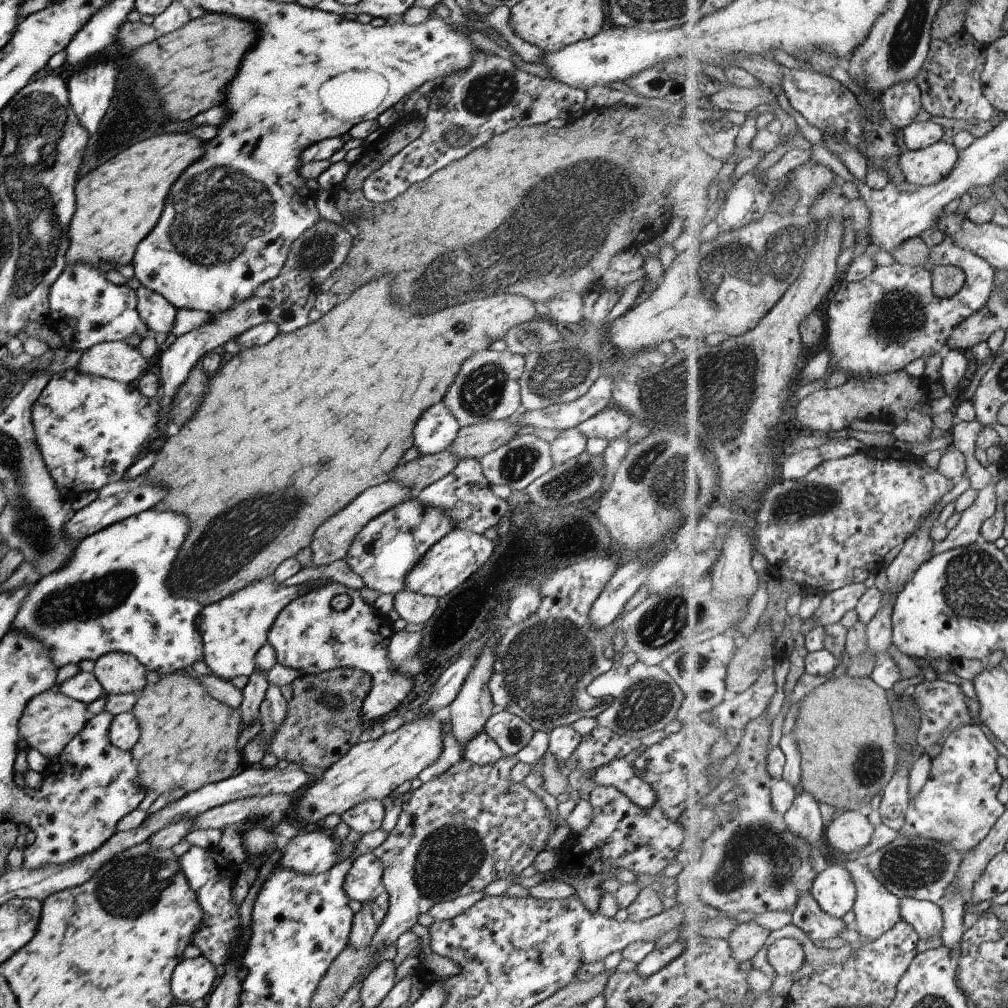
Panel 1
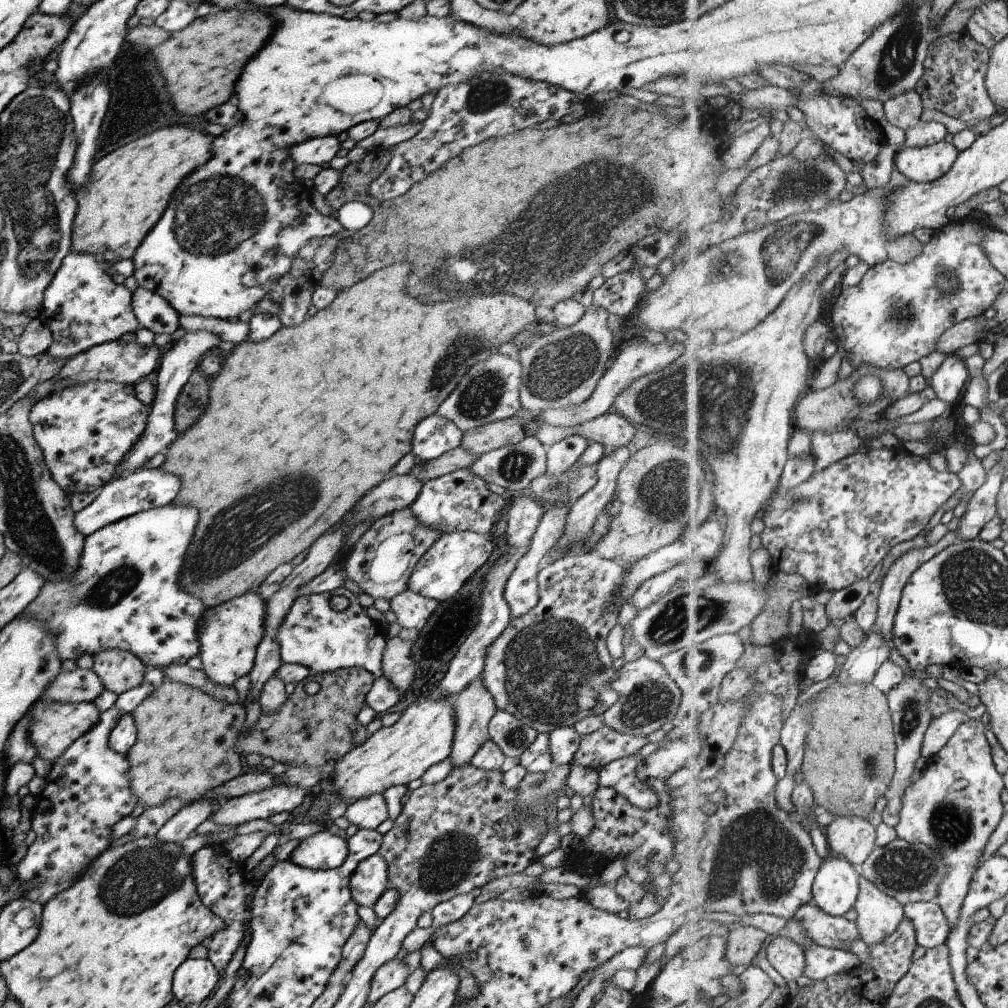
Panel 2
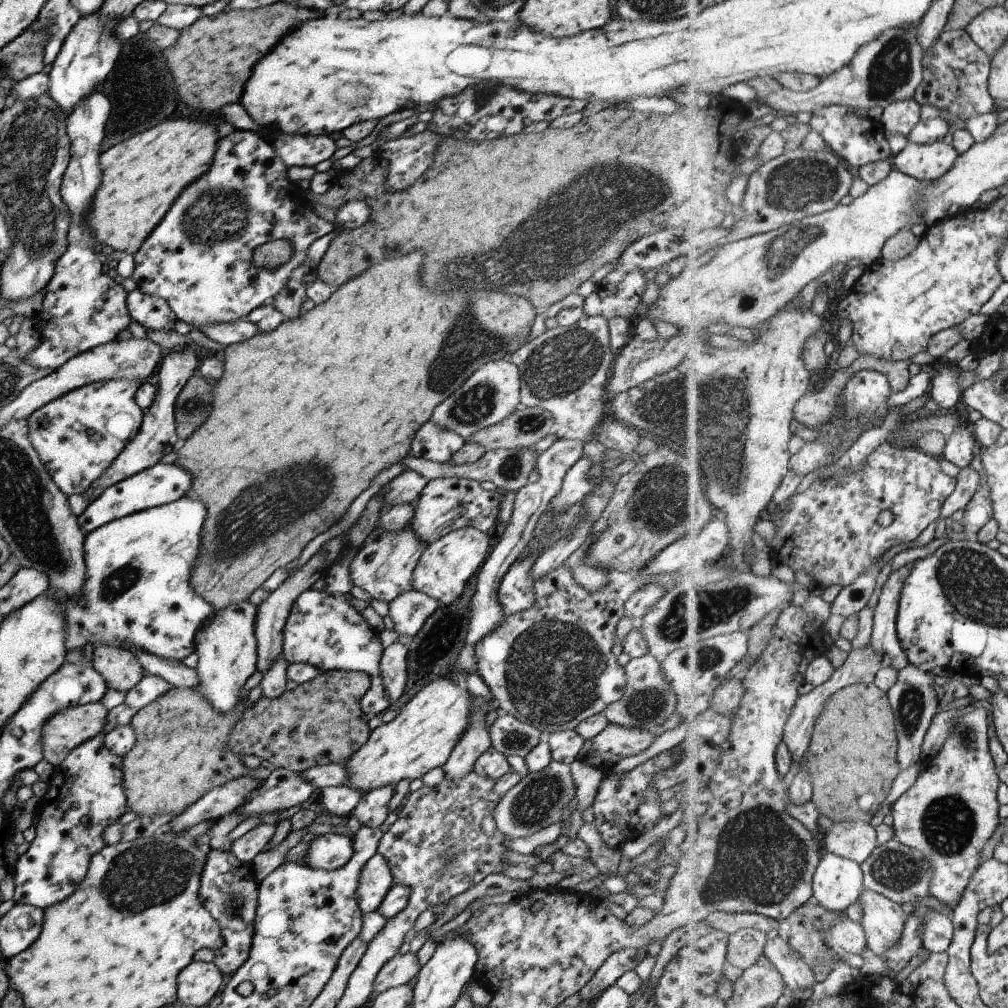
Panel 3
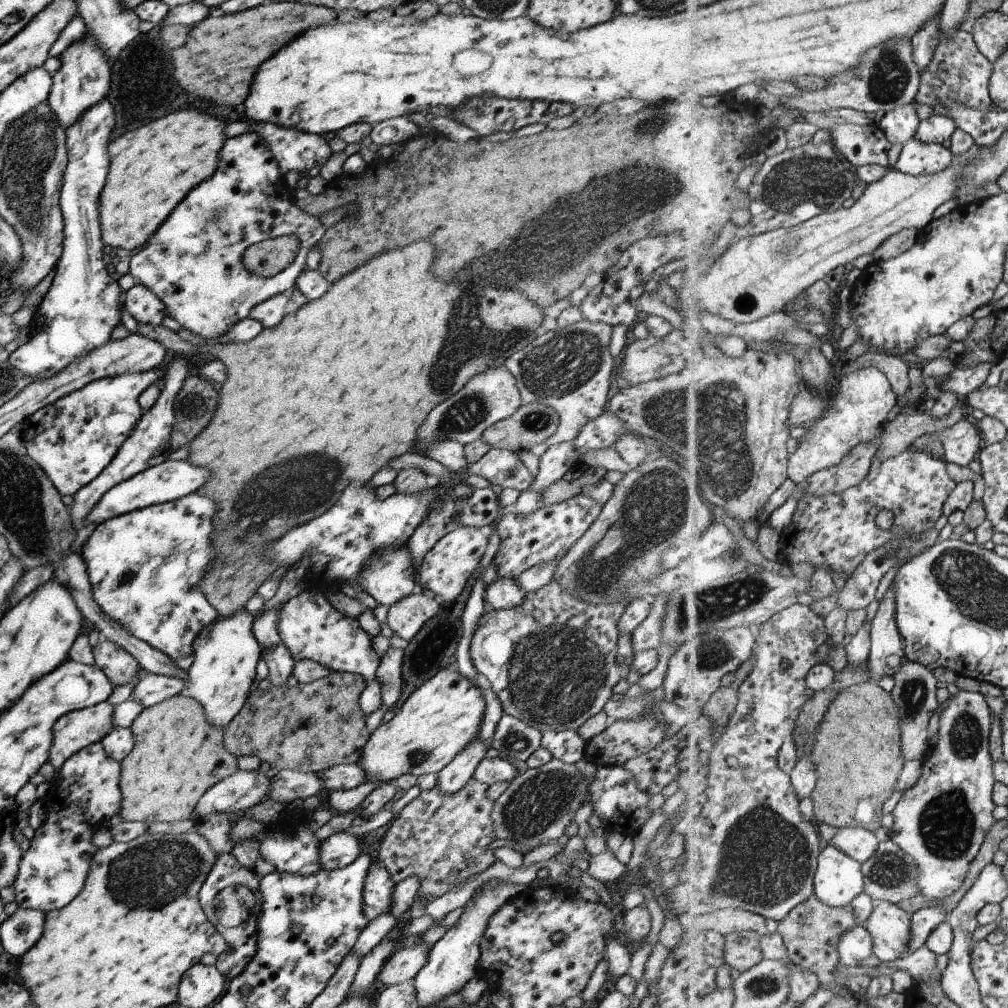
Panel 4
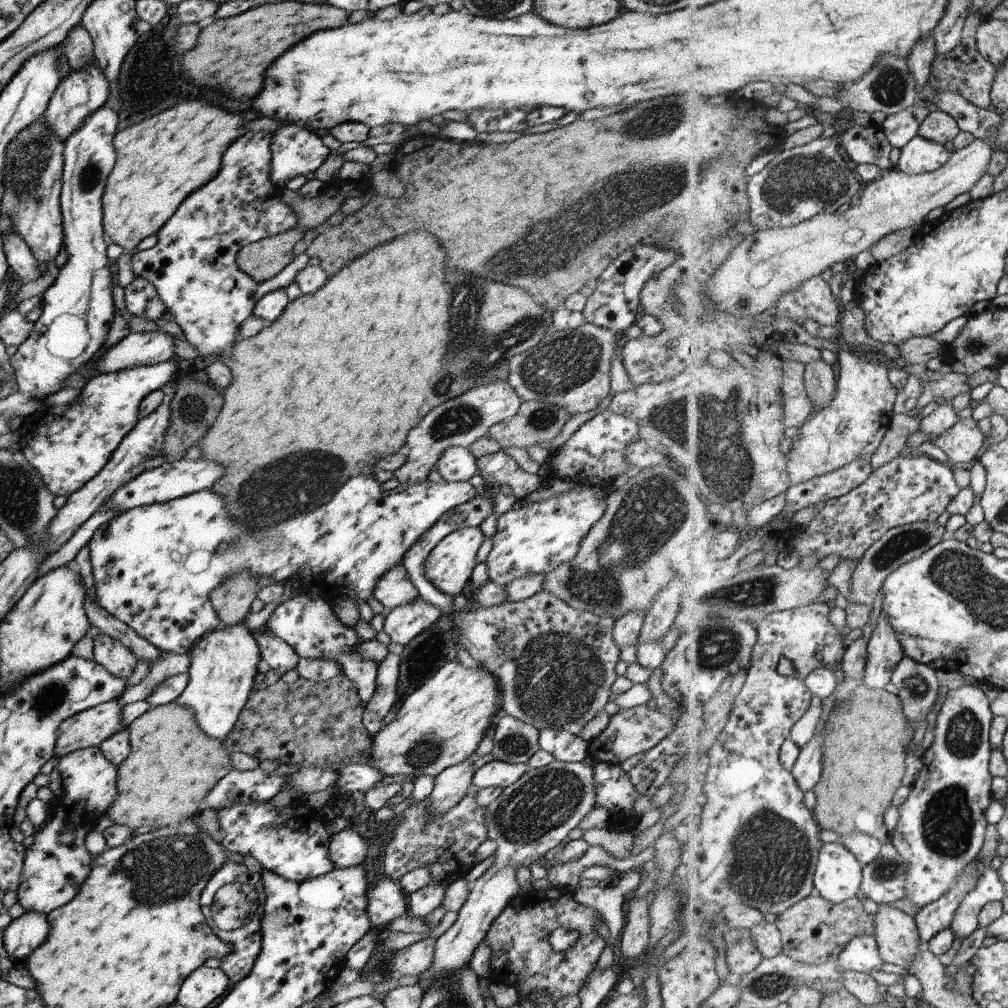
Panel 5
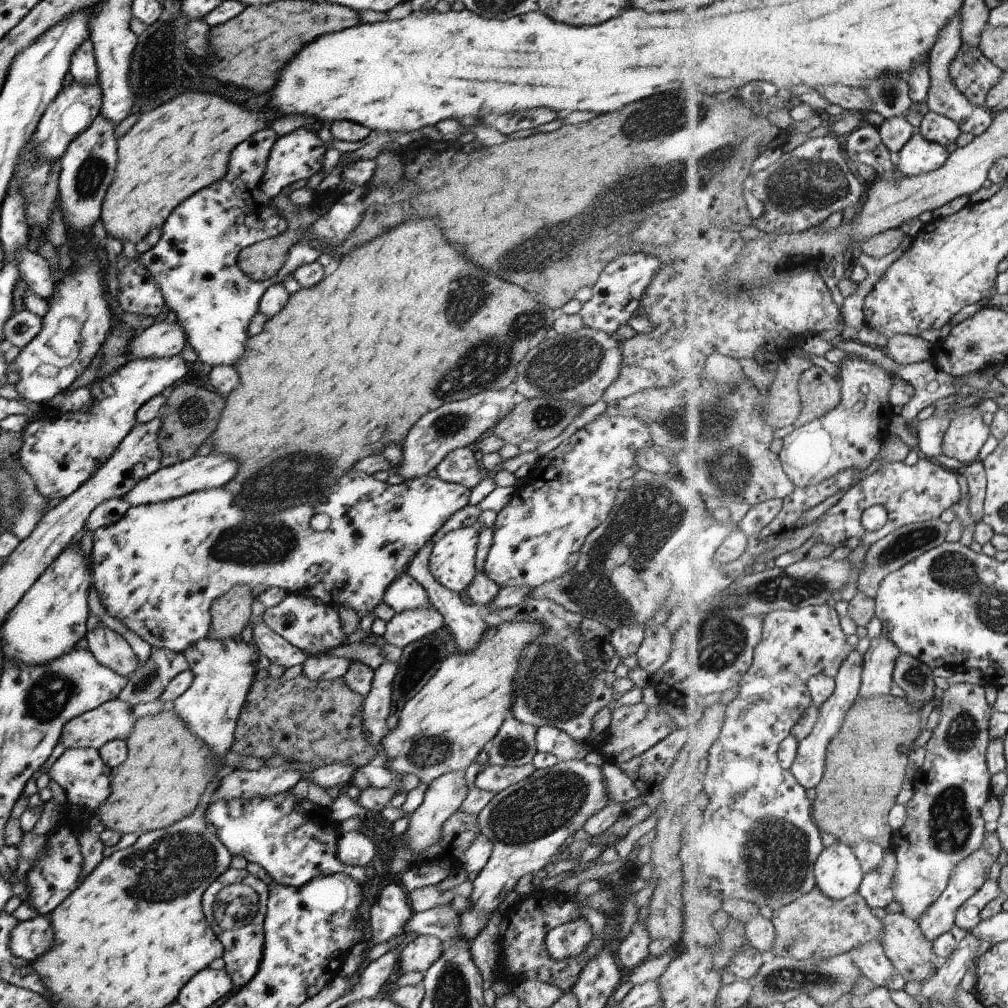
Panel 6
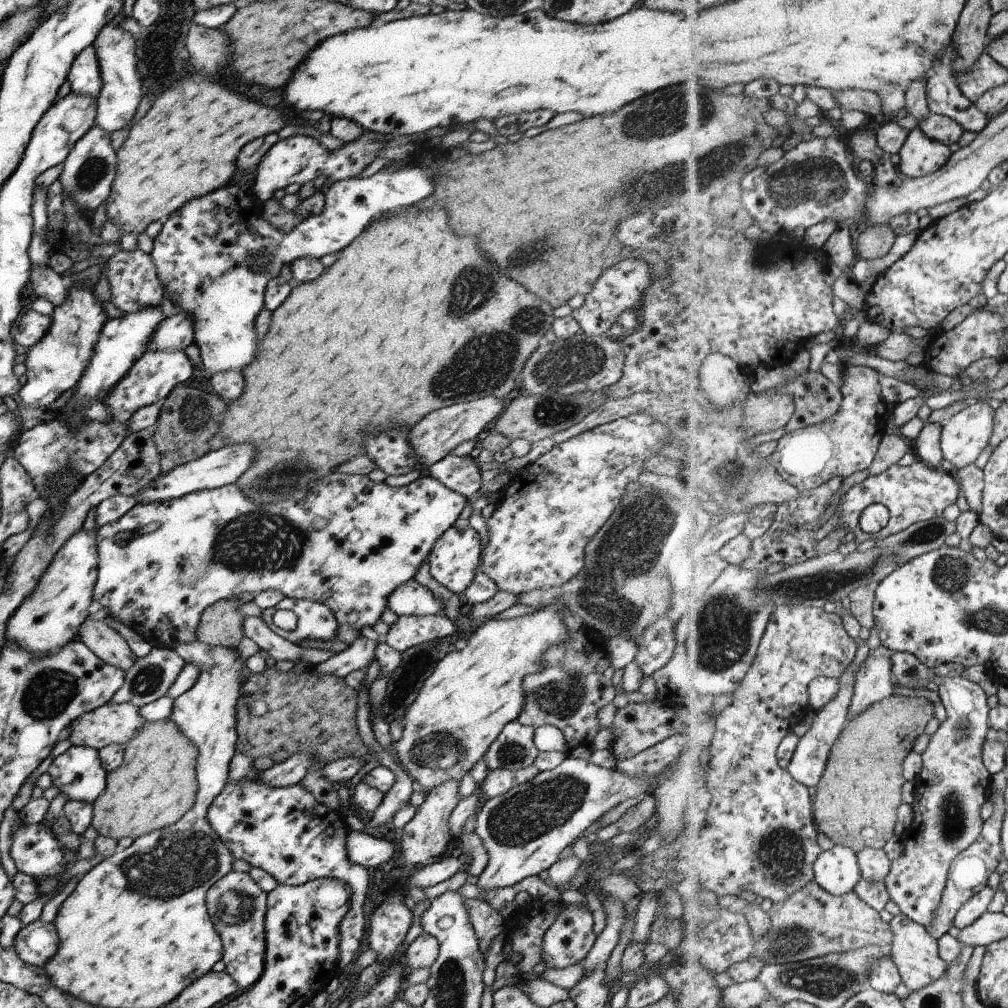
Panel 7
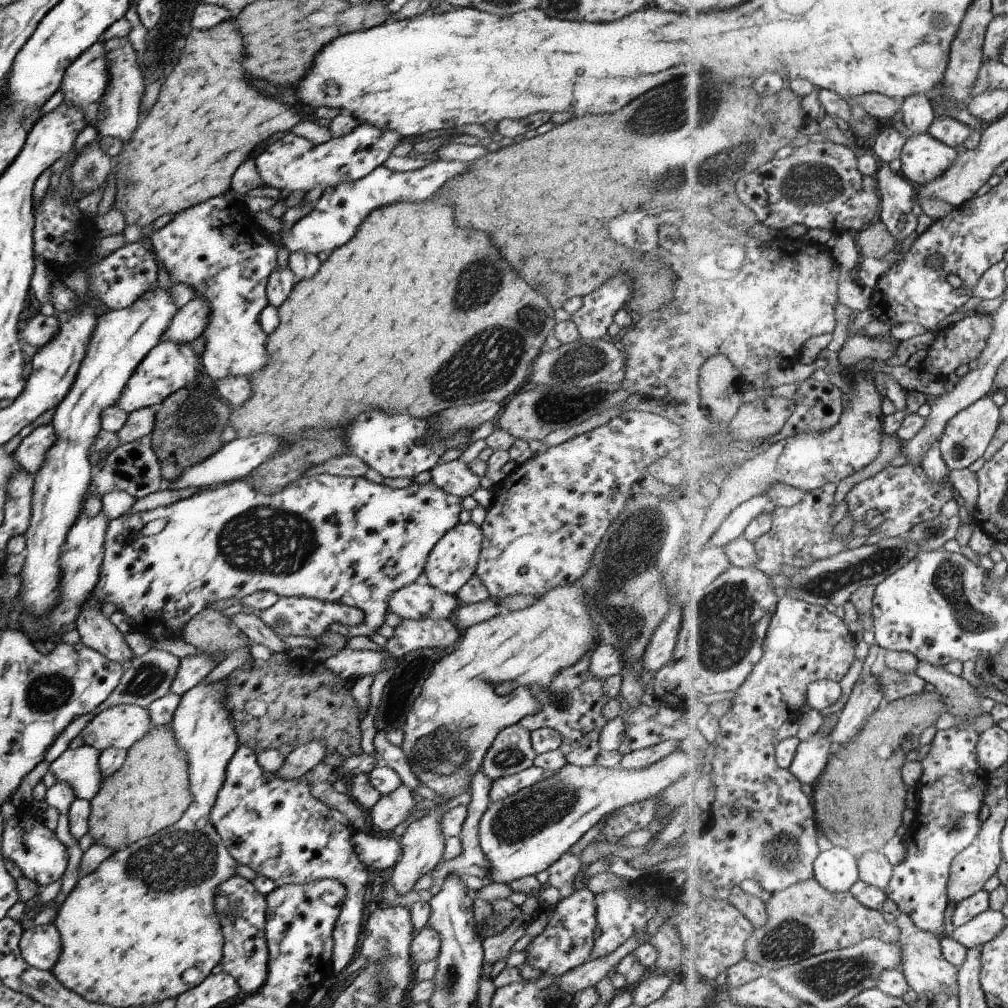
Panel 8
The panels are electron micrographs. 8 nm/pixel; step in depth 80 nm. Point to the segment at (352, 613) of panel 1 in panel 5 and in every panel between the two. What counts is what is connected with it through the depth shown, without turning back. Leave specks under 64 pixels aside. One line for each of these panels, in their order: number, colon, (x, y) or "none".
2: (311, 634)
3: (323, 630)
4: (308, 626)
5: (306, 623)

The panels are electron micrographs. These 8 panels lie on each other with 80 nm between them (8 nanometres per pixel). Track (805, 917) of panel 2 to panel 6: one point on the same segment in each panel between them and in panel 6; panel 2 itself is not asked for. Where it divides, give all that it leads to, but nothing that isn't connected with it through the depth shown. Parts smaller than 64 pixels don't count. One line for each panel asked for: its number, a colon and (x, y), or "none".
3: (847, 937)
4: (856, 945)
5: (862, 953)
6: (871, 958)

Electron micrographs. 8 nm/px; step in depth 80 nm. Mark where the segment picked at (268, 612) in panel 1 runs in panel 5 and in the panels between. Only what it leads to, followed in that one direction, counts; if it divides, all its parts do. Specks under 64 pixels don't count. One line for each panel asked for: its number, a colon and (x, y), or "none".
2: (227, 644)
3: (225, 645)
4: (225, 652)
5: (222, 671)

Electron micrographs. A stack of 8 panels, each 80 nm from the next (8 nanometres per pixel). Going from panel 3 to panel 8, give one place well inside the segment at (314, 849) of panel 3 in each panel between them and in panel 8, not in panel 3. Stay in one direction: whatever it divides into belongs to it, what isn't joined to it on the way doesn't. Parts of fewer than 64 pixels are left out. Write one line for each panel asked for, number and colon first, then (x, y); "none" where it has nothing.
4: (336, 851)
5: (346, 848)
6: (352, 848)
7: (361, 849)
8: (375, 853)

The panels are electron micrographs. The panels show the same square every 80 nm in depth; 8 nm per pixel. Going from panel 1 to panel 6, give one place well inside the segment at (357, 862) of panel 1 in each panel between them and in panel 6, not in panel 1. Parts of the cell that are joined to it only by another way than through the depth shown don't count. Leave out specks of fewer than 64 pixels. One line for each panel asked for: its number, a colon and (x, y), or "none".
2: (366, 883)
3: (374, 880)
4: (377, 888)
5: (384, 900)
6: (388, 915)

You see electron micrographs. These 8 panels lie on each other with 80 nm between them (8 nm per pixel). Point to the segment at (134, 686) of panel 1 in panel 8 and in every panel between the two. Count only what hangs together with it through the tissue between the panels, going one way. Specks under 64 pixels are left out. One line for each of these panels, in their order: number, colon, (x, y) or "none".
2: (118, 671)
3: (120, 669)
4: (120, 668)
5: (117, 660)
6: (108, 648)
7: (107, 645)
8: (95, 631)

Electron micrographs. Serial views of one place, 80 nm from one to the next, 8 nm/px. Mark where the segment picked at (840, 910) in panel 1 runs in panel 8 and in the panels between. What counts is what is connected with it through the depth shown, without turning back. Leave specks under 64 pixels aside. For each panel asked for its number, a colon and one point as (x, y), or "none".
2: (836, 888)
3: (839, 882)
4: (839, 879)
5: (839, 875)
6: (839, 873)
7: (837, 870)
8: (836, 869)

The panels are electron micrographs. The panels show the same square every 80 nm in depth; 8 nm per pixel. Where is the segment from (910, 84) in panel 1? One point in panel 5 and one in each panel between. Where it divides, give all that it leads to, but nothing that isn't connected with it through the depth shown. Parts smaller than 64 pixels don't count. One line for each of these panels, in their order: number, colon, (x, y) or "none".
2: (904, 110)
3: (900, 117)
4: (901, 125)
5: (901, 128)

